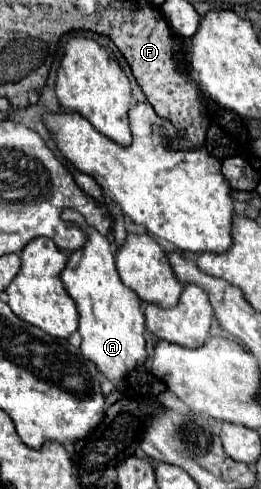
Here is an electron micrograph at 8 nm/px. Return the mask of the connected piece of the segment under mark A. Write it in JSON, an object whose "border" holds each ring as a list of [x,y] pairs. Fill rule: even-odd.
{"border":[[[62,210],[62,220],[78,224],[88,236],[86,244],[68,256],[66,268],[60,274],[64,288],[74,298],[80,314],[78,330],[82,336],[82,354],[92,360],[118,390],[124,390],[126,374],[138,364],[146,362],[146,342],[142,336],[146,330],[146,322],[140,310],[140,298],[136,298],[132,288],[124,286],[124,282],[120,280],[114,264],[112,244],[108,242],[108,238],[88,226],[84,216],[76,210]]]}

